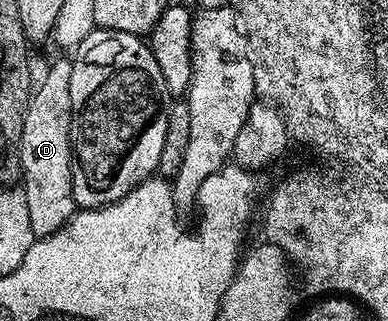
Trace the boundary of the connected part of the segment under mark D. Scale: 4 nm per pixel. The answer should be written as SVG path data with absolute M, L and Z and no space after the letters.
M59 57L47 69L43 78L38 78L31 94L31 102L25 111L24 130L21 131L19 159L21 192L27 198L29 223L36 238L53 235L66 225L77 212L71 182L71 112L73 98L69 96L69 83L73 76L71 57Z

